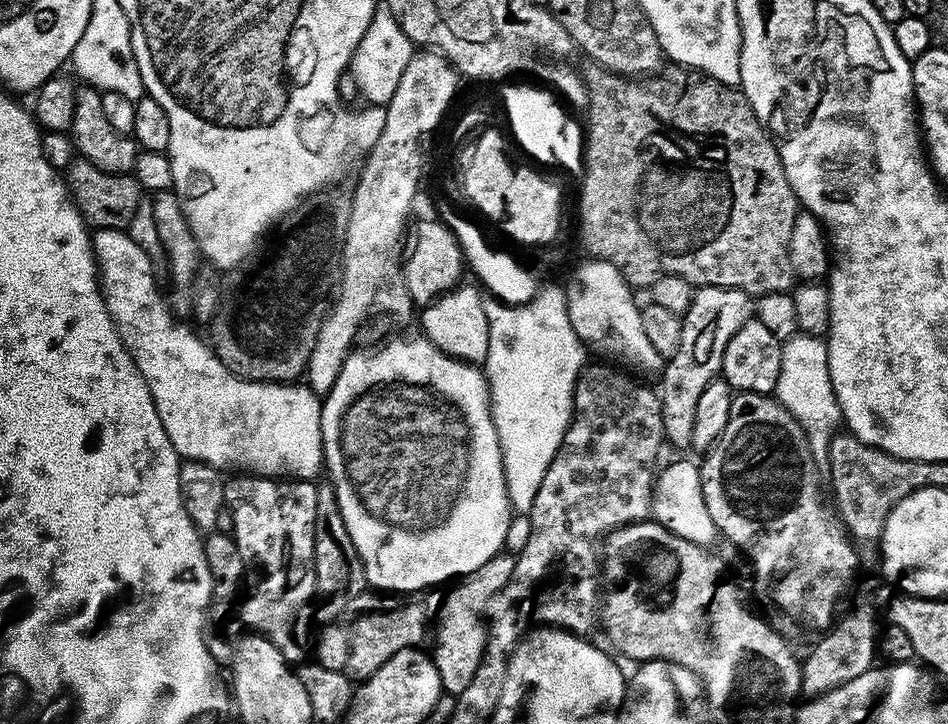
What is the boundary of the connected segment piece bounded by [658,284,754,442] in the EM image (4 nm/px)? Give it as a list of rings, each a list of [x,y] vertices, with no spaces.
[[[705,284],[693,291],[690,306],[682,317],[682,338],[678,342],[678,350],[667,357],[659,377],[659,419],[664,420],[663,435],[668,440],[691,441],[698,398],[706,386],[720,376],[726,342],[730,342],[730,338],[734,338],[734,334],[738,334],[738,330],[742,330],[742,326],[746,326],[746,322],[753,319],[753,316],[754,298],[748,292],[713,284]]]

